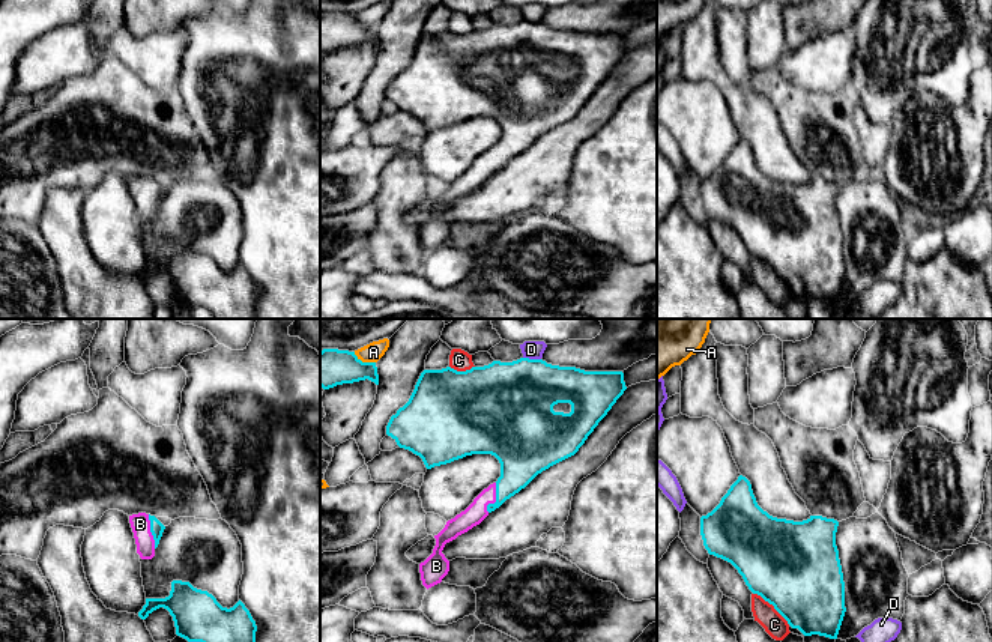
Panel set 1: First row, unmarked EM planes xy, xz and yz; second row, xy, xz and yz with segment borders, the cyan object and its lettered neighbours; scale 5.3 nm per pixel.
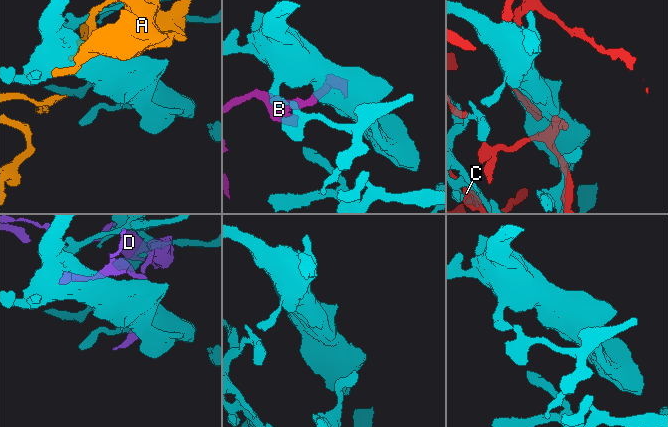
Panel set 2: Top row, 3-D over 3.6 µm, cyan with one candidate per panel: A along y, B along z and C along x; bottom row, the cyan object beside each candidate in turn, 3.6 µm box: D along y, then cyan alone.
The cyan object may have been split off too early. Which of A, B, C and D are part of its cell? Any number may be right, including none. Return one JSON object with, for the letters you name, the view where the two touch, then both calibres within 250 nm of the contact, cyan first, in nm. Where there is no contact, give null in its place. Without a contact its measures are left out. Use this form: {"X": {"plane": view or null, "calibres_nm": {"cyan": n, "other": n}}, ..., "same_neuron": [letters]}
{"B": {"plane": "xy", "calibres_nm": {"cyan": 80, "other": 110}}, "same_neuron": ["B"]}

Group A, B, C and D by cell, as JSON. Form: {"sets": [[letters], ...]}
{"sets": [["A"], ["B"], ["C"], ["D"]]}

